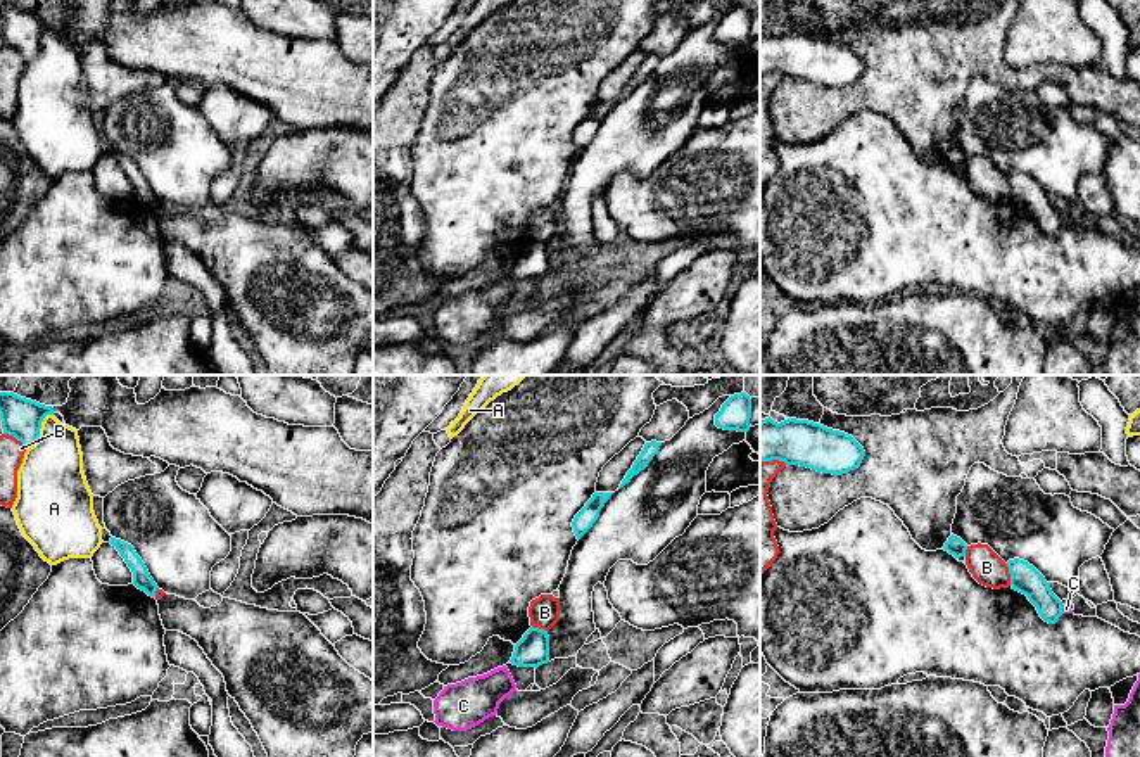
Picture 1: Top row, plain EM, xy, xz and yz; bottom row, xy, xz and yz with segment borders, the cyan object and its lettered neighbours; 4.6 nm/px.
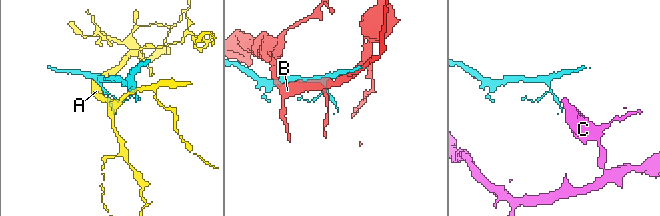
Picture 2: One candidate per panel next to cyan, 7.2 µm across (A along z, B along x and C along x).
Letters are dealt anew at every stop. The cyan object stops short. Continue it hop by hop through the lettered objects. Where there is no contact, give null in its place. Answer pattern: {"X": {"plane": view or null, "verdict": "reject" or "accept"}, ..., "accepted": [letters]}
{"A": {"plane": "xy", "verdict": "reject"}, "B": {"plane": "xy", "verdict": "reject"}, "C": {"plane": "yz", "verdict": "reject"}, "accepted": []}

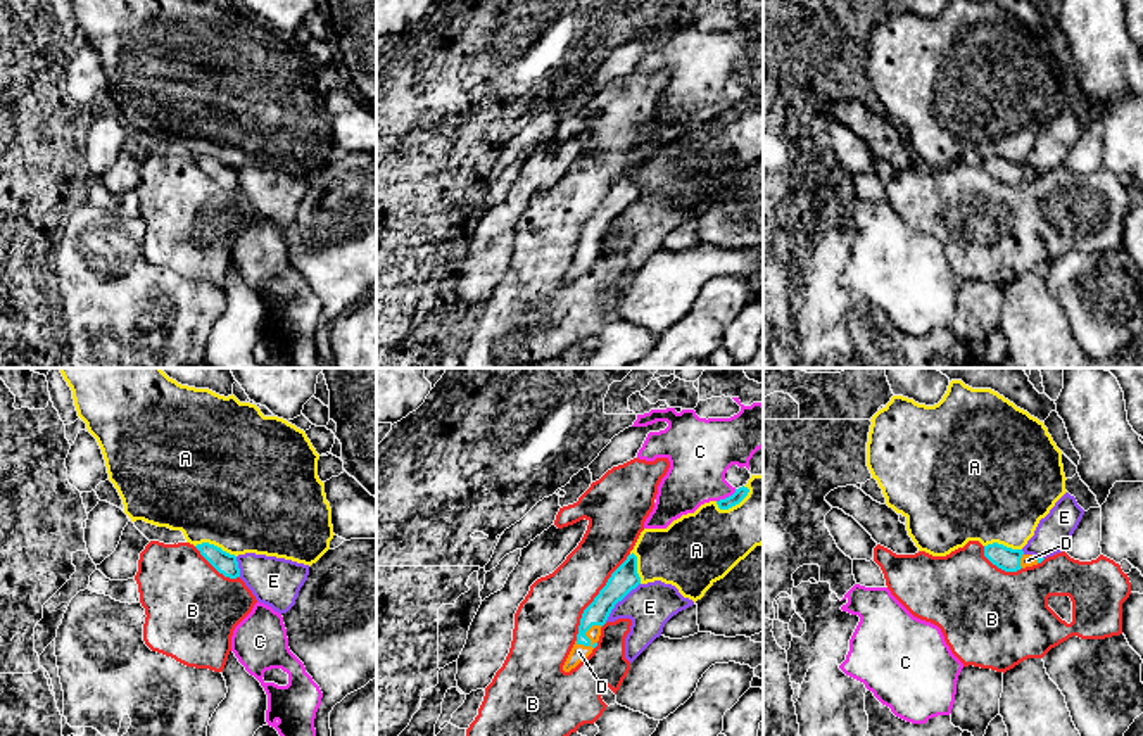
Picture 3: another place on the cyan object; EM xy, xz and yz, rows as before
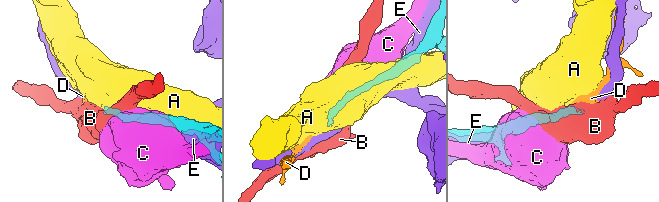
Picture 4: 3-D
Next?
{"A": {"plane": "xz", "verdict": "reject"}, "B": {"plane": "xz", "verdict": "reject"}, "C": {"plane": "xz", "verdict": "reject"}, "D": {"plane": "xz", "verdict": "accept"}, "E": {"plane": "xz", "verdict": "reject"}, "accepted": ["D"]}

